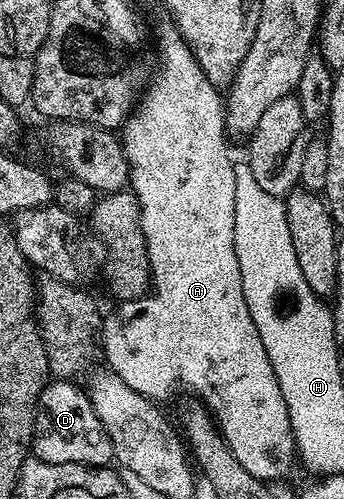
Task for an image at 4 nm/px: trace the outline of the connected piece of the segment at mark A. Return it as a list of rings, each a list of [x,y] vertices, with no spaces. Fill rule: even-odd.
[[[167,21],[165,25],[159,31],[159,59],[163,64],[159,68],[154,68],[153,74],[150,76],[149,82],[146,84],[145,90],[140,94],[137,100],[137,106],[132,110],[131,114],[127,117],[127,122],[123,124],[121,128],[121,142],[123,145],[123,152],[127,158],[127,164],[131,170],[129,176],[129,187],[130,190],[135,192],[137,201],[139,202],[139,216],[141,217],[141,229],[145,233],[145,245],[147,246],[147,256],[151,262],[151,280],[153,284],[153,293],[148,294],[146,297],[141,299],[128,299],[118,304],[119,308],[116,309],[115,315],[107,315],[104,318],[103,325],[101,328],[101,355],[107,358],[110,374],[121,377],[121,381],[125,381],[125,385],[129,385],[129,389],[133,389],[137,393],[141,393],[146,399],[152,401],[160,401],[159,399],[171,399],[179,390],[184,387],[187,391],[192,391],[194,398],[198,400],[200,404],[209,412],[212,419],[215,420],[215,424],[219,427],[219,432],[223,434],[223,439],[227,443],[227,447],[233,453],[233,457],[241,463],[241,466],[245,469],[245,473],[249,473],[253,477],[264,481],[272,481],[271,479],[283,479],[291,471],[291,466],[296,466],[297,463],[297,452],[295,450],[295,438],[293,437],[293,429],[291,428],[291,422],[289,421],[289,409],[285,409],[285,397],[281,397],[281,385],[277,385],[277,373],[273,373],[273,365],[269,365],[269,353],[265,353],[265,345],[261,345],[261,333],[257,333],[257,325],[253,325],[253,317],[249,313],[249,305],[245,301],[245,293],[243,292],[243,286],[241,285],[241,265],[237,261],[237,253],[235,252],[235,198],[233,197],[233,169],[235,163],[233,158],[231,159],[231,151],[227,148],[229,144],[229,136],[227,133],[227,120],[225,118],[225,99],[221,94],[220,88],[215,86],[207,79],[202,73],[200,65],[194,59],[193,53],[190,51],[190,47],[187,46],[186,42],[182,39],[181,33],[176,29],[175,24]]]

